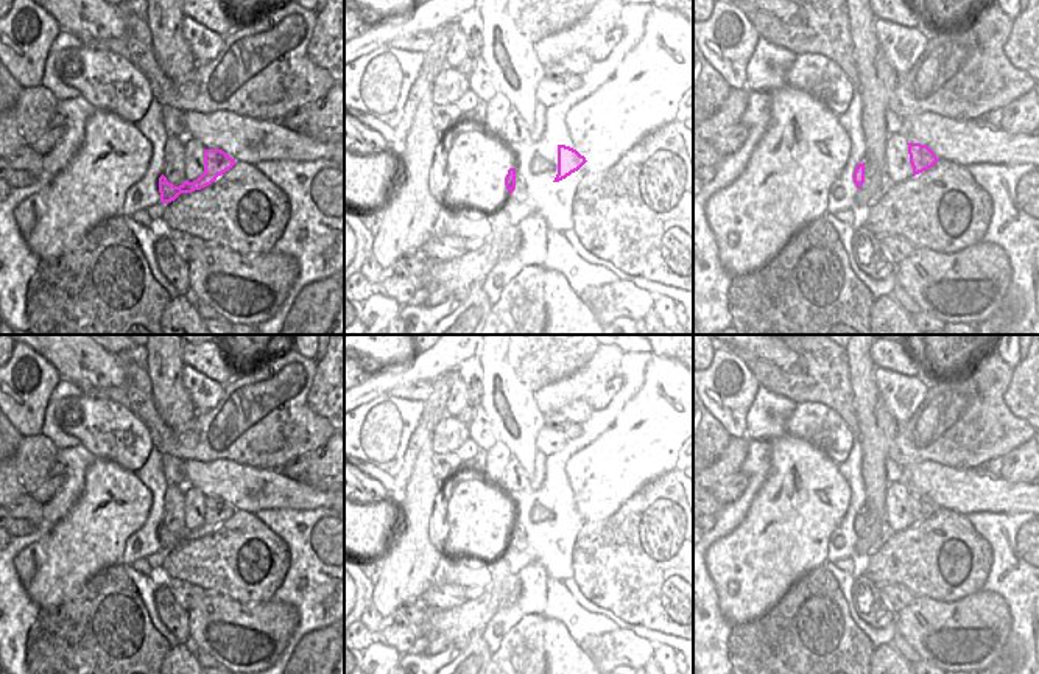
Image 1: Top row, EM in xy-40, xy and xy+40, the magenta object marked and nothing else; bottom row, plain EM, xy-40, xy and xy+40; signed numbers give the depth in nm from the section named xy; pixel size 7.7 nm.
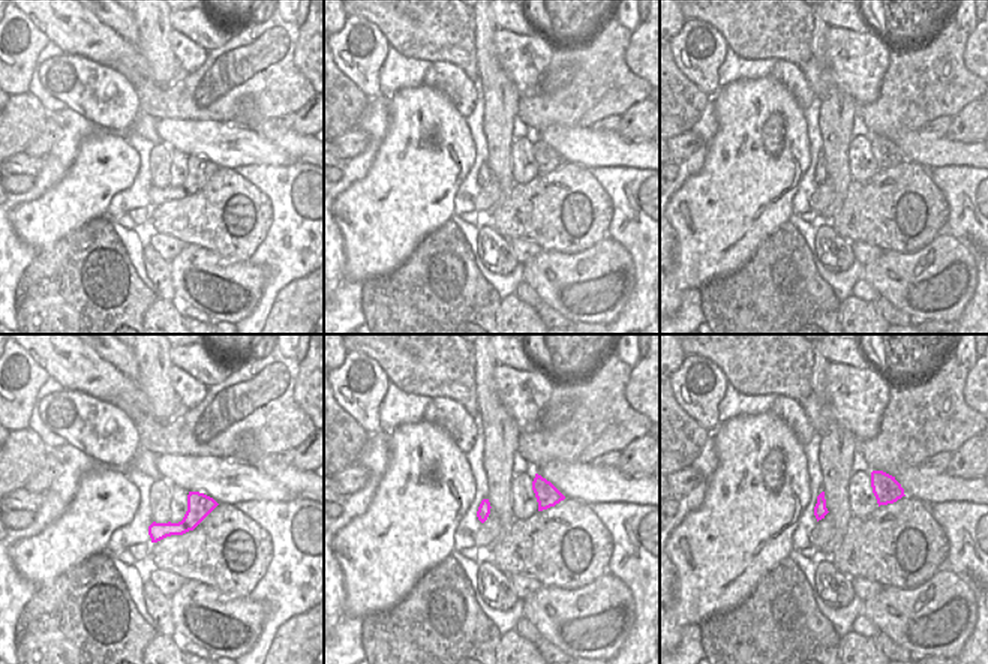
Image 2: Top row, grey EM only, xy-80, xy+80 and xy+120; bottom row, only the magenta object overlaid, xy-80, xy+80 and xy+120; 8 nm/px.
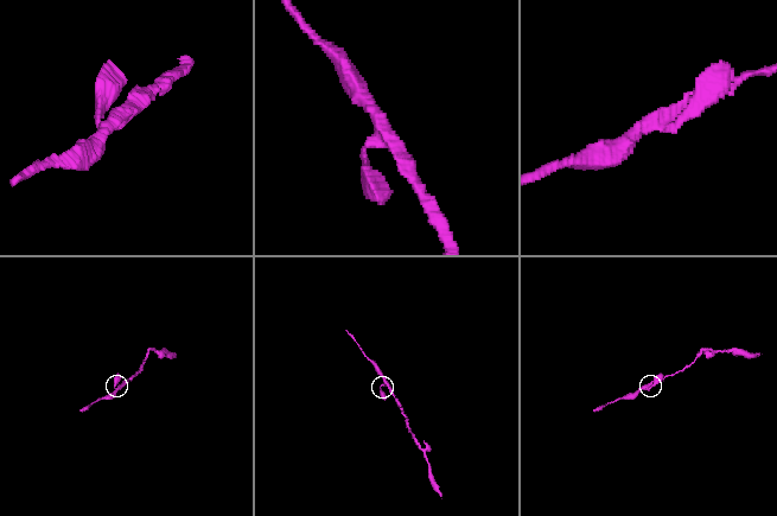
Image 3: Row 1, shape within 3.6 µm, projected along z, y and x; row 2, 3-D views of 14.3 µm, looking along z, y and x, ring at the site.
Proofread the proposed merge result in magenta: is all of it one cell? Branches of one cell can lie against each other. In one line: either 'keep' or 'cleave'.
keep

